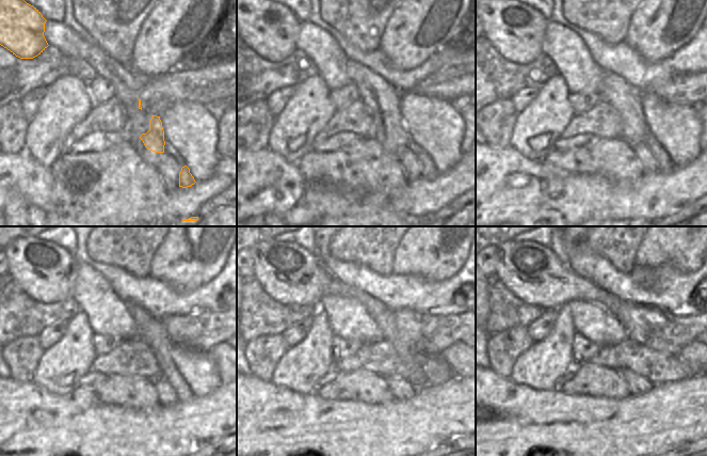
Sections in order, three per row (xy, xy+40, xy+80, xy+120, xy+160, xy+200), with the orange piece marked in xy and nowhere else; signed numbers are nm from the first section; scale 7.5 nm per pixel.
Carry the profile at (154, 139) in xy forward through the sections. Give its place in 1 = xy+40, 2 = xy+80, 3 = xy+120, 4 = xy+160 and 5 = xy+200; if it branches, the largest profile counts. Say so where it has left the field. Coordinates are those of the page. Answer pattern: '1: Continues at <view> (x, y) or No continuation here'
1: Continues at xy+40 (392, 136)
2: Continues at xy+80 (635, 131)
3: Continues at xy+120 (150, 328)
4: Continues at xy+160 (291, 274)
5: Continues at xy+200 (532, 272)

